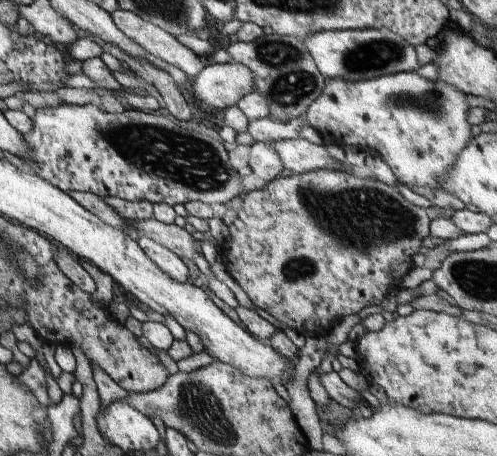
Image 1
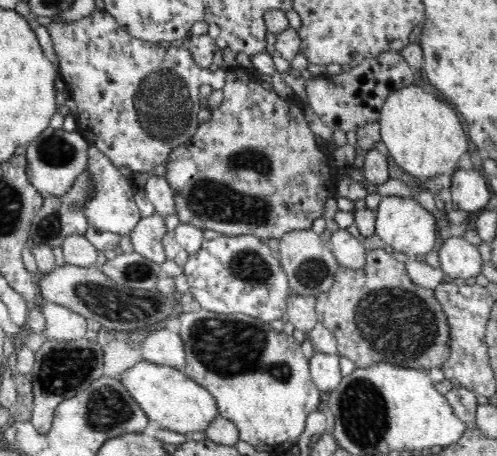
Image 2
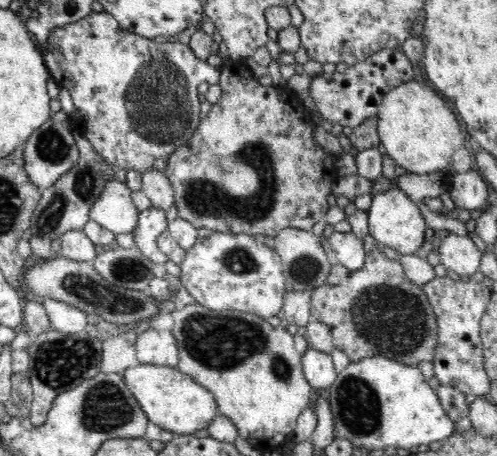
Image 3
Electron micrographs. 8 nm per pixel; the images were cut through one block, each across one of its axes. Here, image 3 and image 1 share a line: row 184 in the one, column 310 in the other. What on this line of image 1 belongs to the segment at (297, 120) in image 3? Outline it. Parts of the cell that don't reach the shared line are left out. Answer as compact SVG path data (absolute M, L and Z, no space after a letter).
M315 170L315 172L305 172L305 174L289 176L289 178L277 176L265 188L243 194L243 206L239 210L229 208L223 214L223 224L229 228L229 238L221 246L221 258L223 258L223 266L225 266L227 274L241 286L241 290L249 296L249 300L257 308L265 310L267 314L271 314L275 320L279 320L287 328L291 328L291 330L295 330L295 332L299 332L303 336L307 332L311 332L317 338L325 336L333 328L335 322L343 320L343 316L357 314L365 306L375 306L375 304L379 306L383 302L383 298L389 294L391 288L399 288L403 276L413 268L411 258L413 258L413 254L417 254L417 250L421 246L421 240L431 234L429 232L431 220L427 218L425 208L409 204L393 186L387 186L387 184L371 180L371 178L361 180L361 178L355 178L355 176L347 174L347 172L333 172L333 170Z

